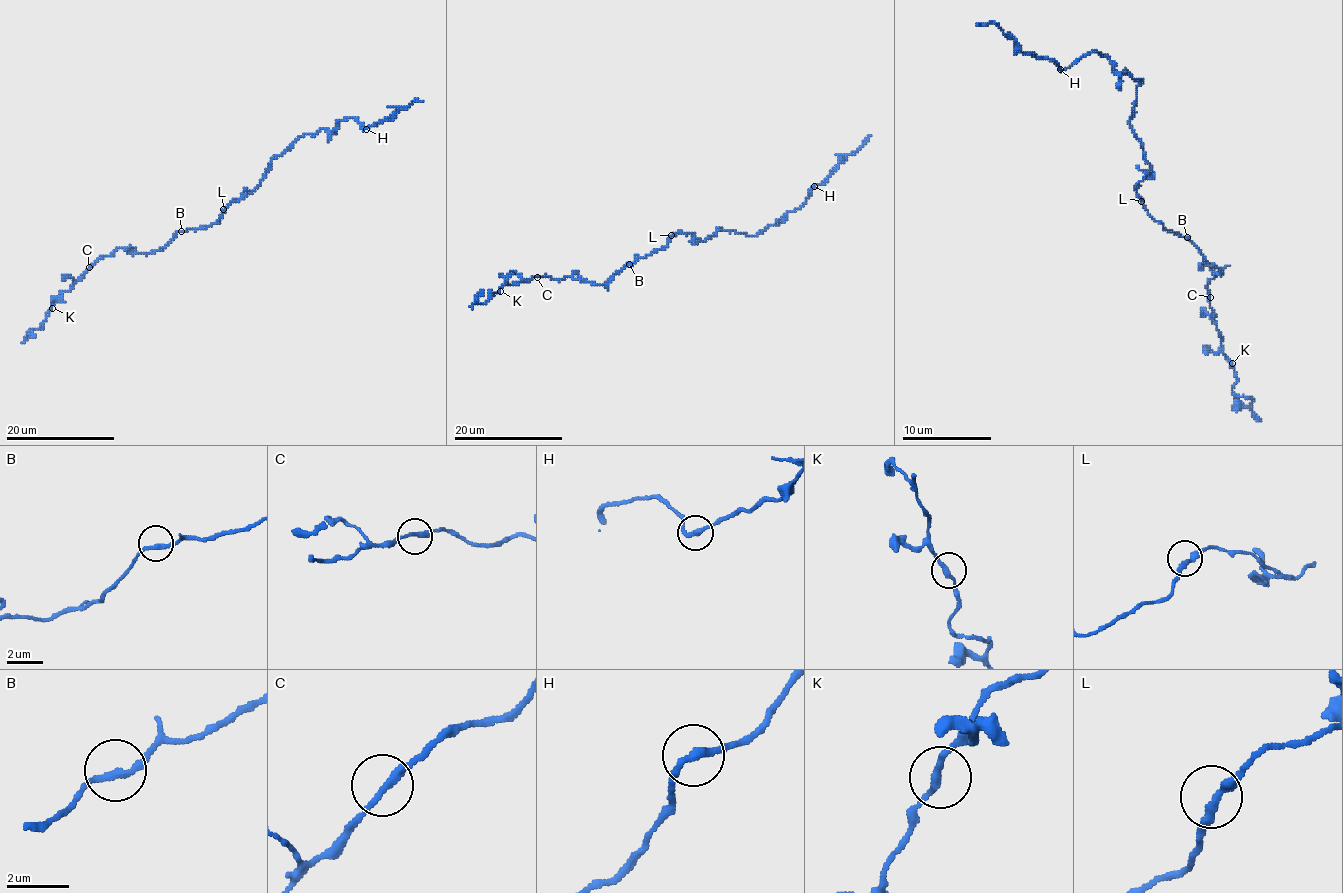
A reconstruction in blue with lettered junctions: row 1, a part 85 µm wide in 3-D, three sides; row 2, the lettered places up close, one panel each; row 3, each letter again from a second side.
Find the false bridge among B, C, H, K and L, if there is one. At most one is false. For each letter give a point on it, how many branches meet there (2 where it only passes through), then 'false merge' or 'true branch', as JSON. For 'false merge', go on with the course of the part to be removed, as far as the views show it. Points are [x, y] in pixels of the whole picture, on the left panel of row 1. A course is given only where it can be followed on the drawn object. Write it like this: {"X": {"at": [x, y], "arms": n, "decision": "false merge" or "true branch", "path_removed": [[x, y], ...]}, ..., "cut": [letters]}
{"B": {"at": [181, 231], "arms": 2, "decision": "true branch"}, "C": {"at": [89, 267], "arms": 2, "decision": "true branch"}, "H": {"at": [366, 129], "arms": 2, "decision": "true branch"}, "K": {"at": [52, 308], "arms": 2, "decision": "true branch"}, "L": {"at": [223, 209], "arms": 2, "decision": "true branch"}, "cut": []}

